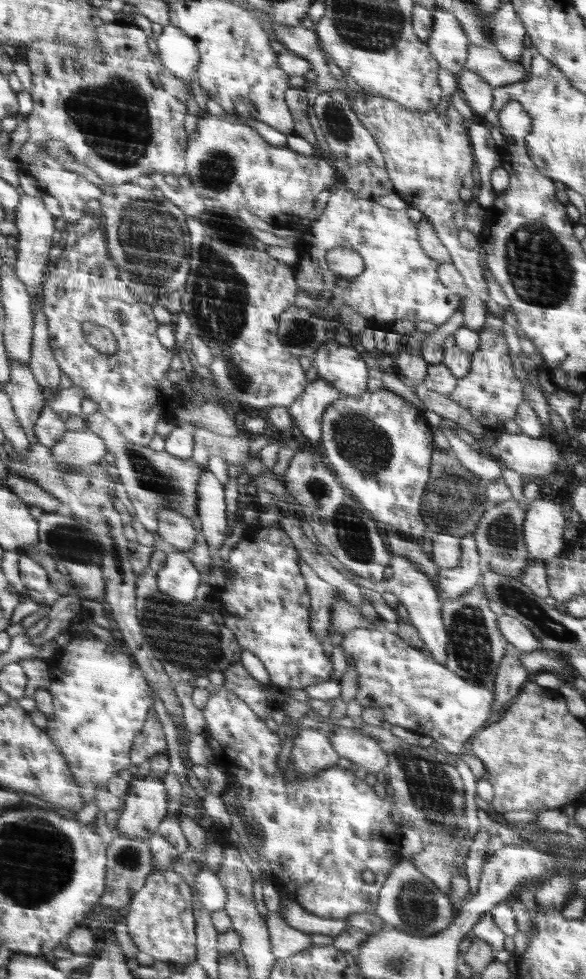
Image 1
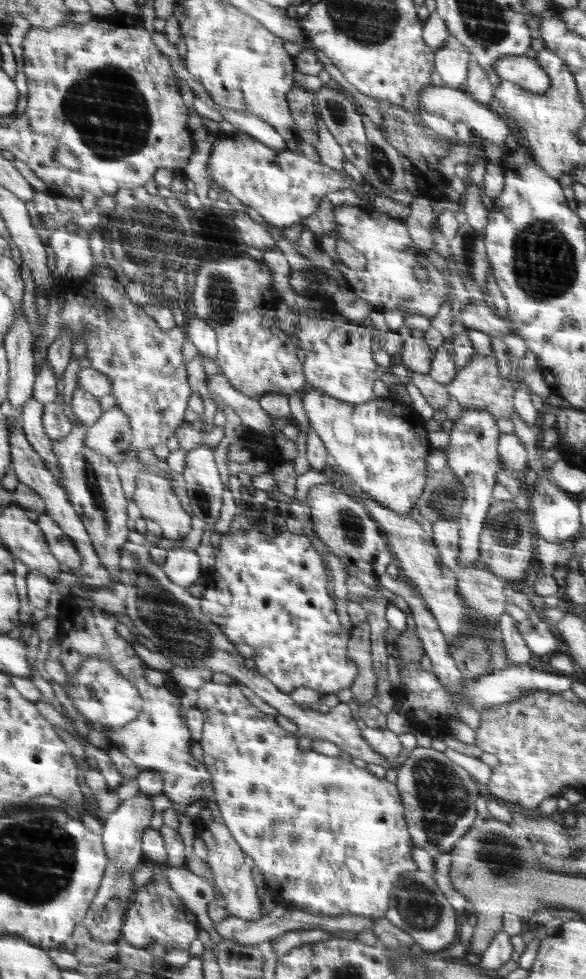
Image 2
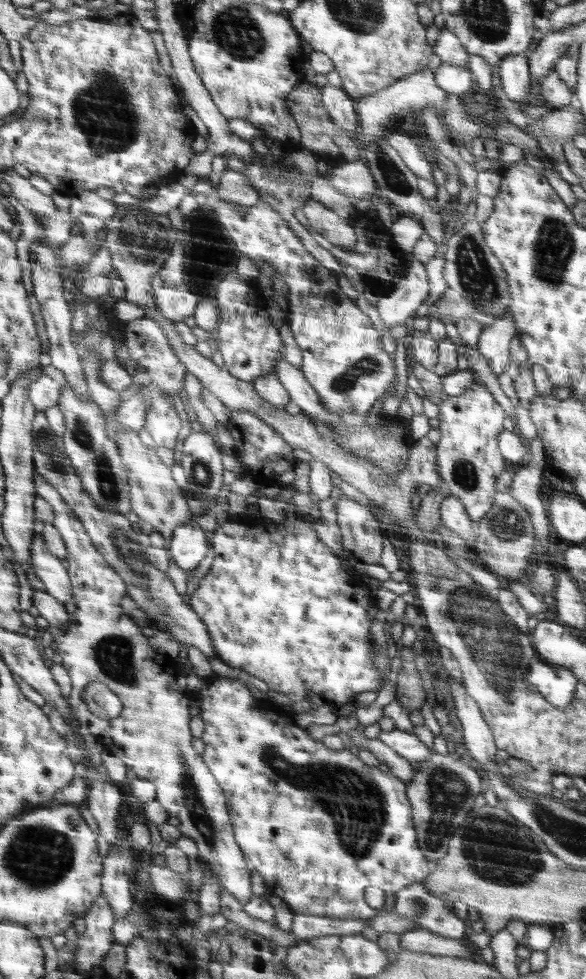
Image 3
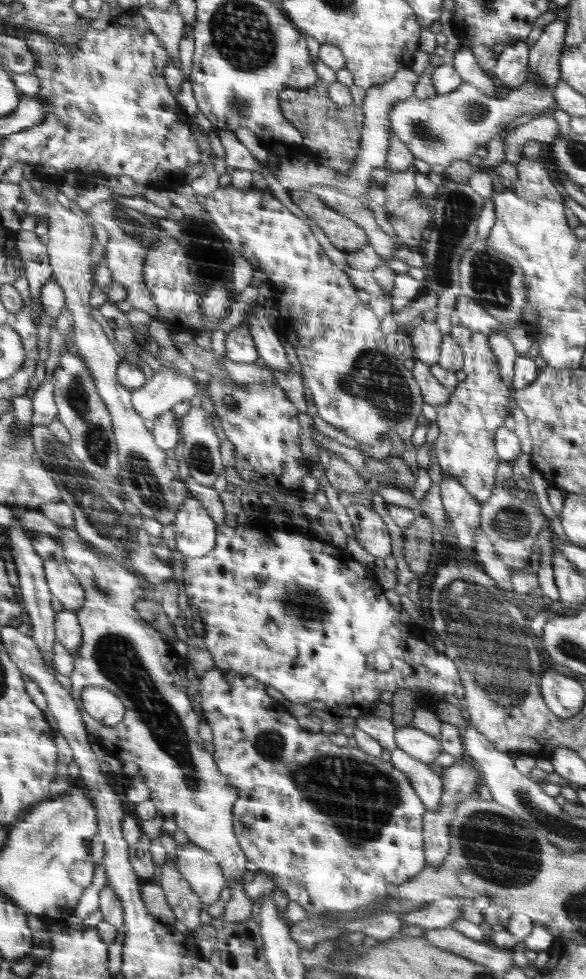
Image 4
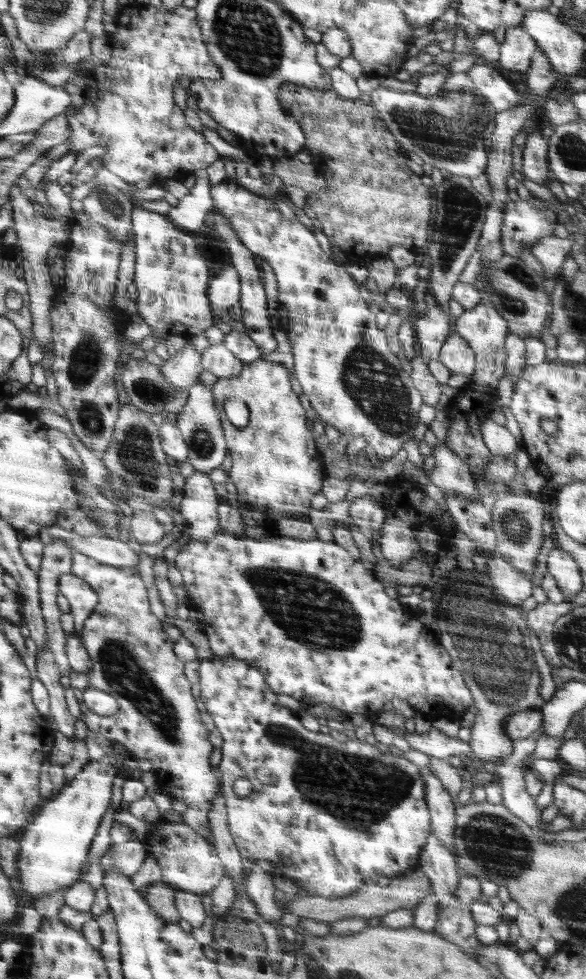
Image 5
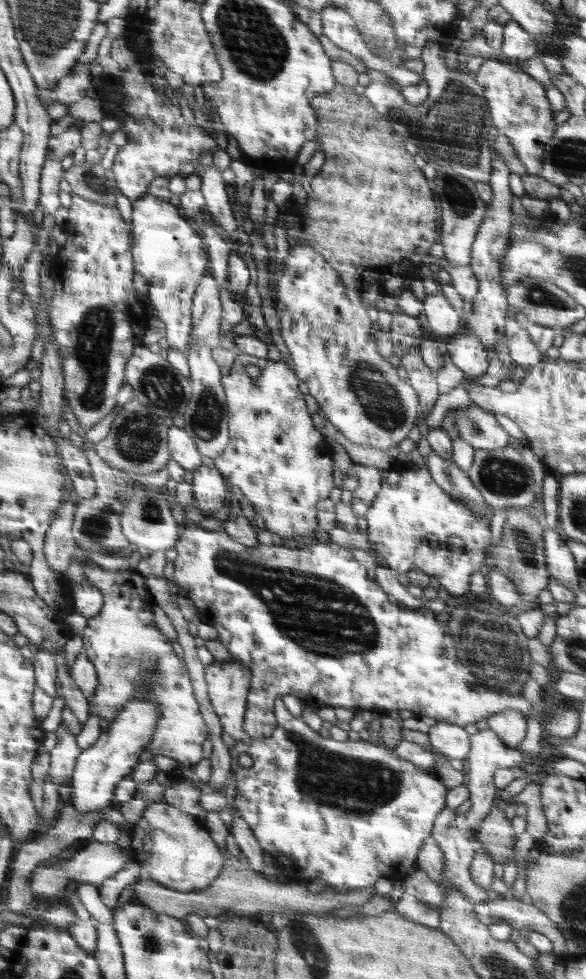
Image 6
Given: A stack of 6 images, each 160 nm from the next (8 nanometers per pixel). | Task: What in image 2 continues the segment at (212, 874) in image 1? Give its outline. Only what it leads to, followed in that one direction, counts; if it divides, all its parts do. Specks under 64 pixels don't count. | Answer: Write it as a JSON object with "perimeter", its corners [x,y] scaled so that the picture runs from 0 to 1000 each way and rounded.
{"perimeter":[[[290,885],[282,892],[294,909],[338,937],[338,947],[355,952],[363,964],[377,963],[382,958],[369,952],[367,944],[353,933],[355,923],[369,919],[363,903],[348,896],[324,891],[316,885]]]}

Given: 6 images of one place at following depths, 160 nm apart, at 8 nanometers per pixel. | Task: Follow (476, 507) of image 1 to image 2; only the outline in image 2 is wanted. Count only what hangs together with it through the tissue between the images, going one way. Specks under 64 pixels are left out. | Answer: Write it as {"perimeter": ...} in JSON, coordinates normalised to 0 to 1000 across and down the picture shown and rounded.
{"perimeter":[[[739,458],[729,466],[722,504],[712,511],[713,521],[734,534],[758,529],[782,529],[794,510],[787,490],[765,474],[758,460]]]}

